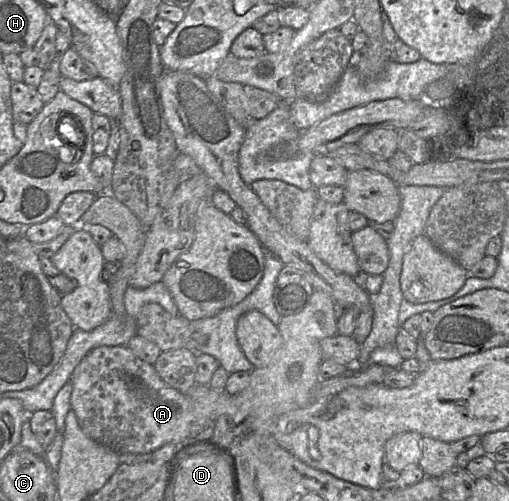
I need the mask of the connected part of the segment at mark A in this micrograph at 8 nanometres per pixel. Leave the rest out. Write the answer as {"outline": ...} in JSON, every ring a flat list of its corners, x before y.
{"outline":[[100,346,92,349,75,367,70,381,72,383,72,393,70,397,71,409,74,411,82,431,92,440,119,454,152,453,167,443,179,445,181,442,189,439,191,425,196,423,194,407,188,396,166,384,160,378,153,365,139,359,127,346]]}

